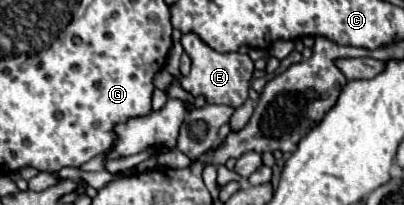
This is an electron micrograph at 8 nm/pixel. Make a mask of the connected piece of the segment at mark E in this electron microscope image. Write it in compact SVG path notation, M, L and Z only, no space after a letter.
M194 32L182 34L180 42L182 42L186 54L192 58L190 74L178 76L180 86L184 90L188 90L192 96L198 96L198 94L206 96L208 104L226 104L232 108L238 108L240 104L244 104L244 100L248 98L250 80L252 80L252 72L254 72L254 62L248 54L240 54L240 52L220 54L220 52L212 50L206 42L202 42L200 36Z

